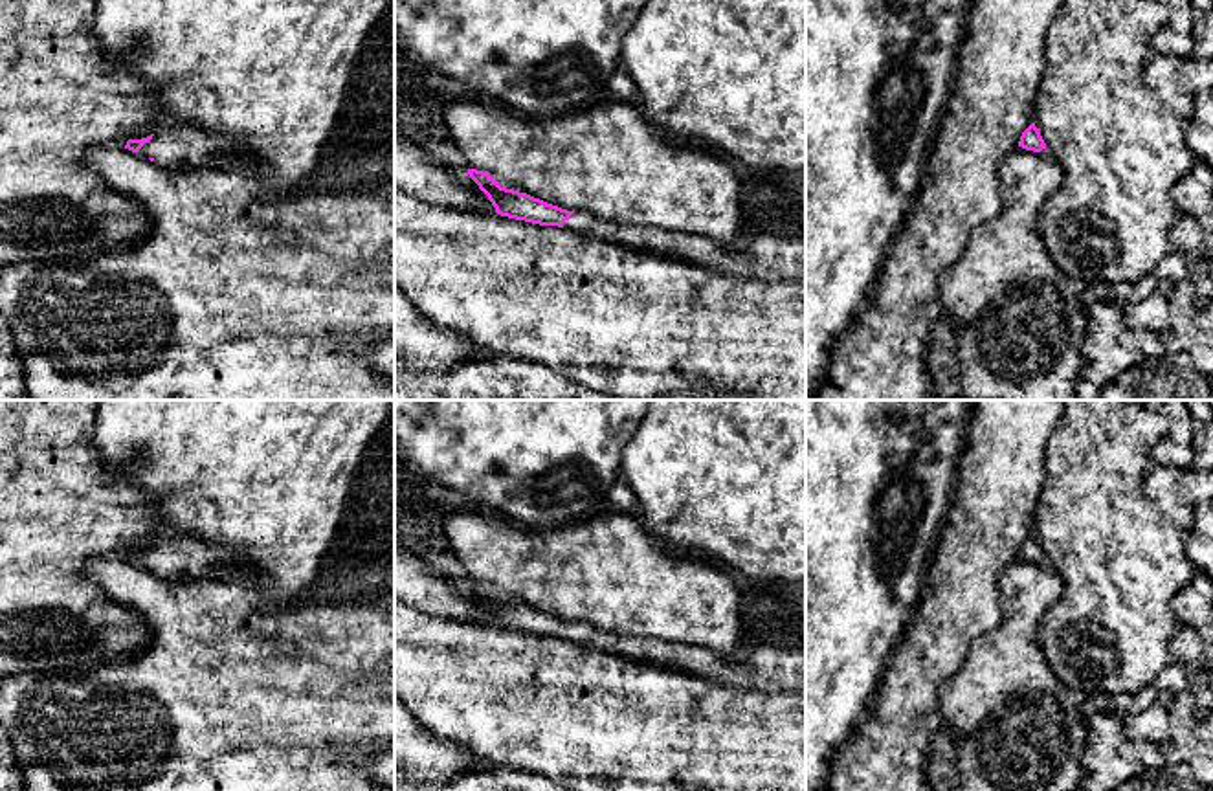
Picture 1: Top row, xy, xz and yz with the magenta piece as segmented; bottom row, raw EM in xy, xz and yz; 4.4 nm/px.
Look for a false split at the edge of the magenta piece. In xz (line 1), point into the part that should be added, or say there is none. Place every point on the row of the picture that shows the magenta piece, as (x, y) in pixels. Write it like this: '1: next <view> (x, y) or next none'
1: next xz (767, 257)

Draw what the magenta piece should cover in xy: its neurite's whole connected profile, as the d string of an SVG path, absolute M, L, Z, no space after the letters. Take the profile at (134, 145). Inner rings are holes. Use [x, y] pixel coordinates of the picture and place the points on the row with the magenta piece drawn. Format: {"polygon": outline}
{"polygon": "M165 121L147 138L128 139L125 145L125 149L172 173L202 167L239 167L237 147L237 139L172 121Z"}

